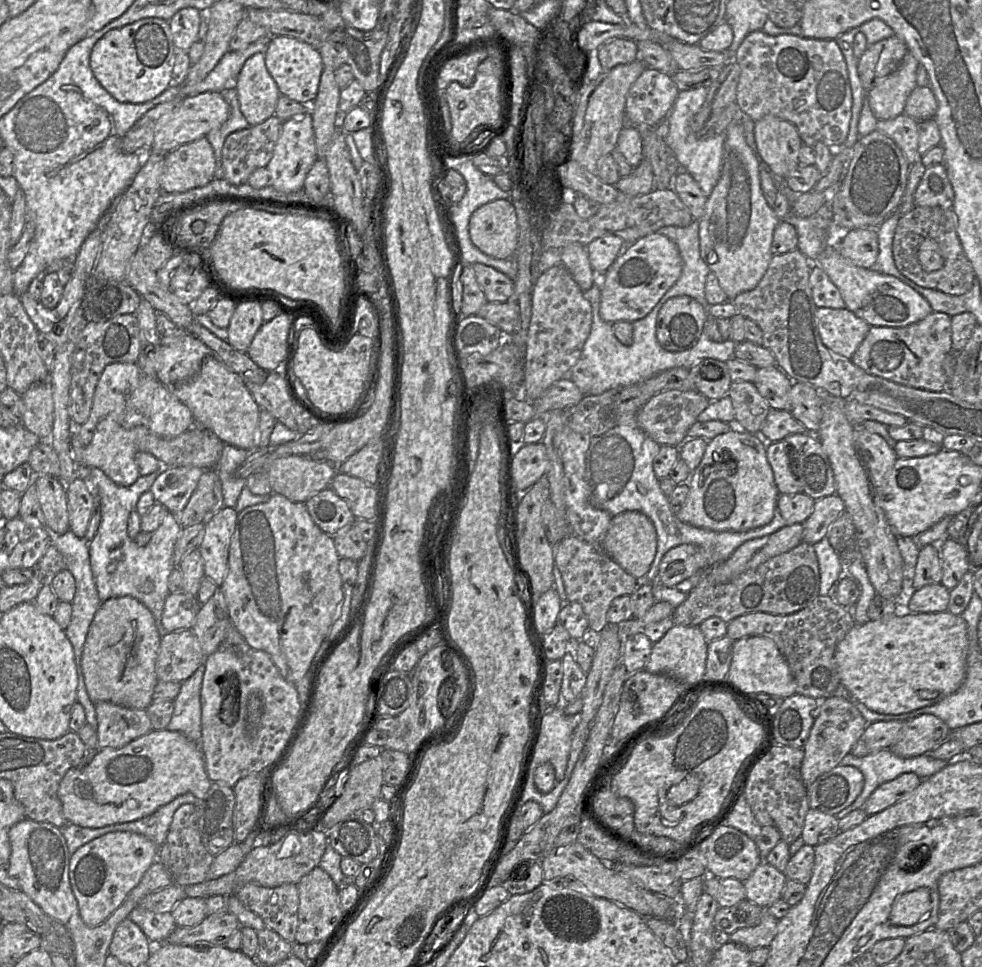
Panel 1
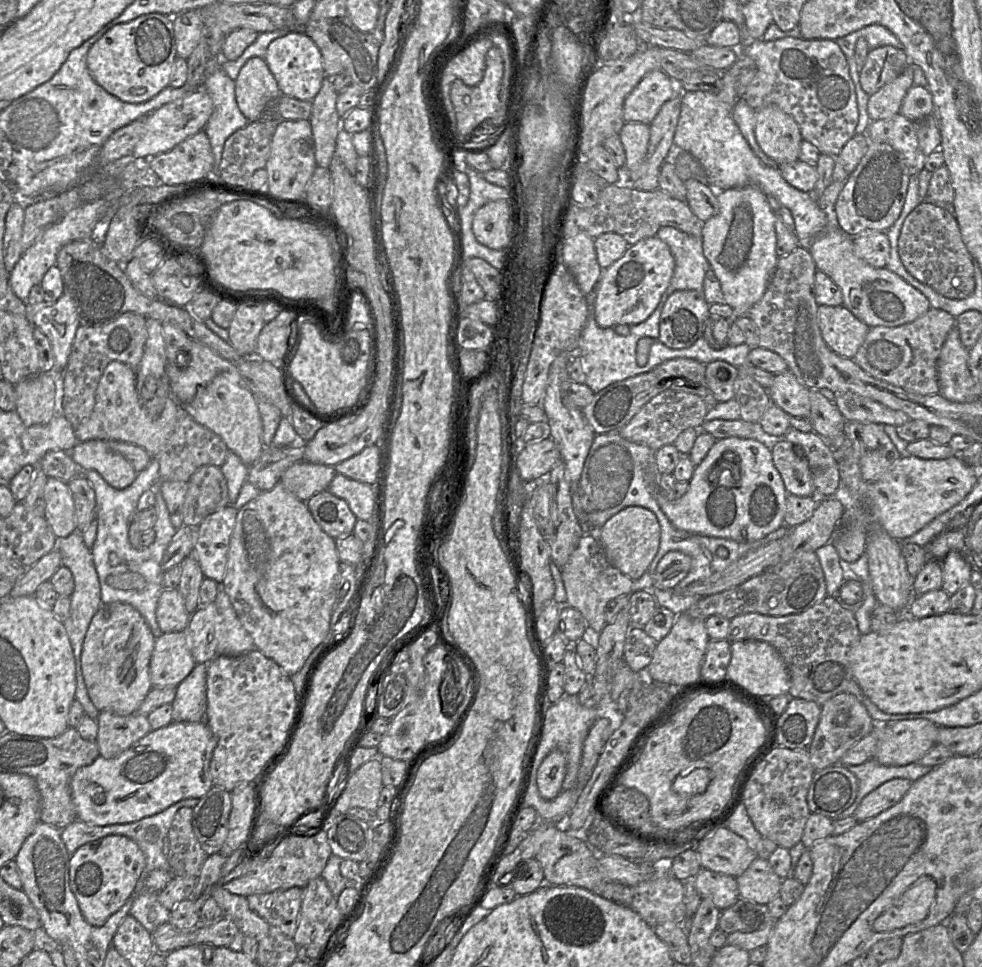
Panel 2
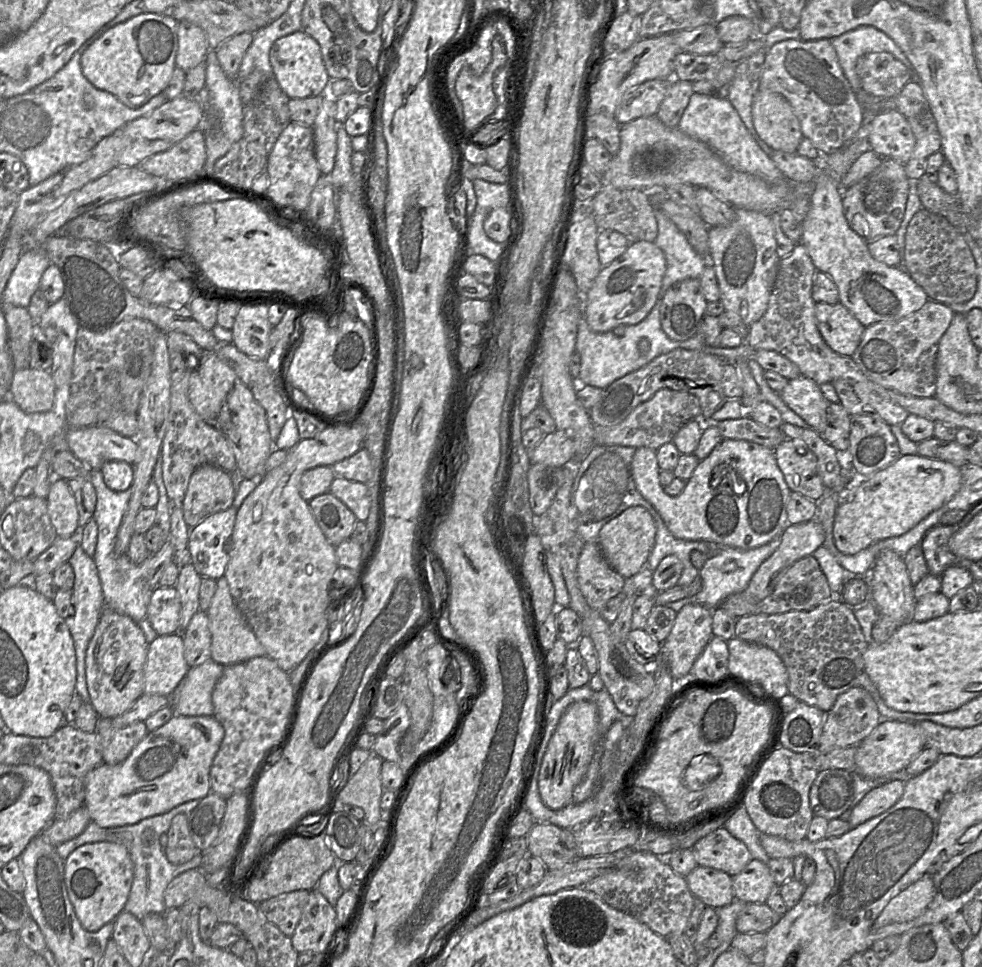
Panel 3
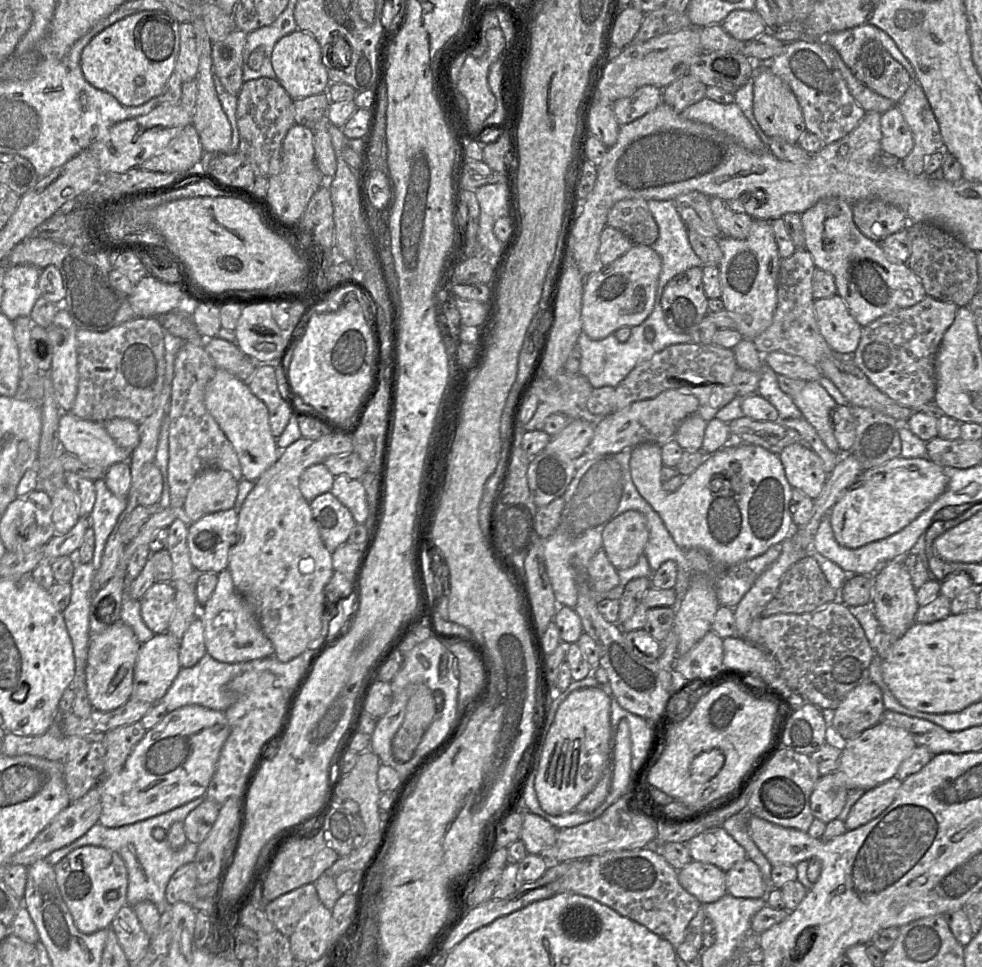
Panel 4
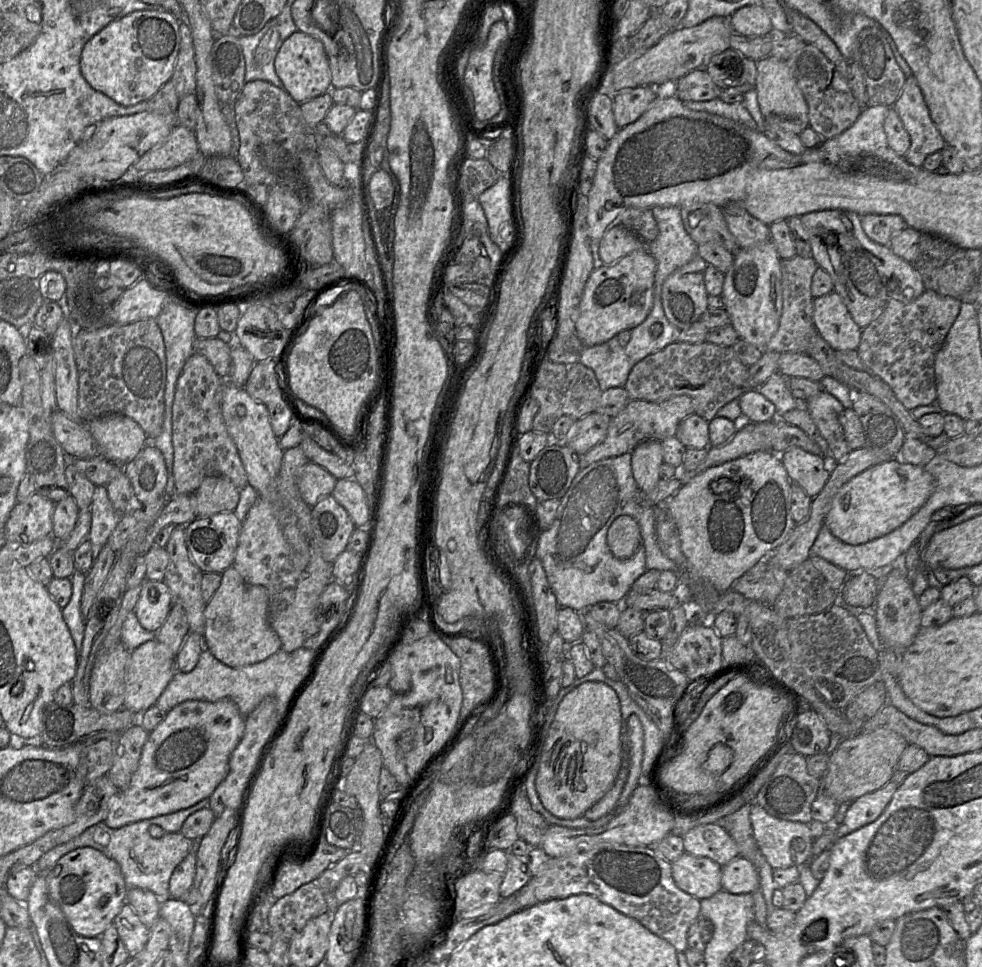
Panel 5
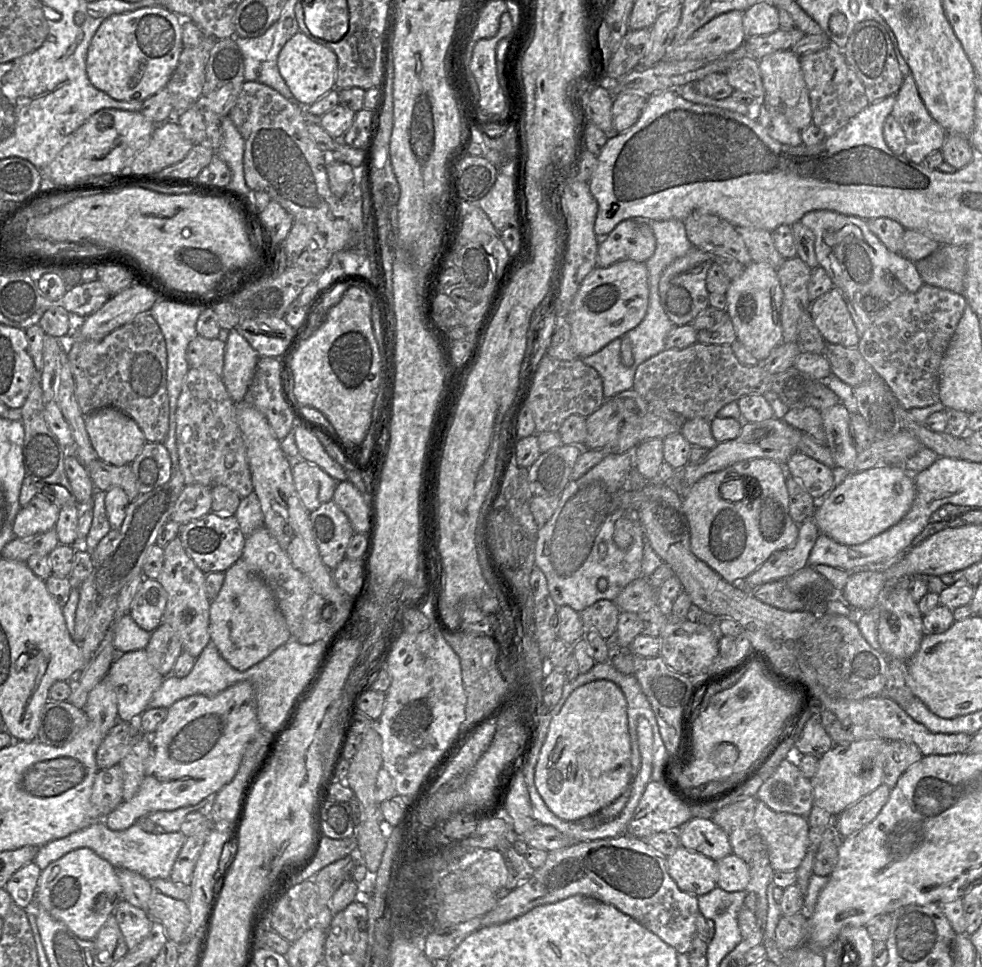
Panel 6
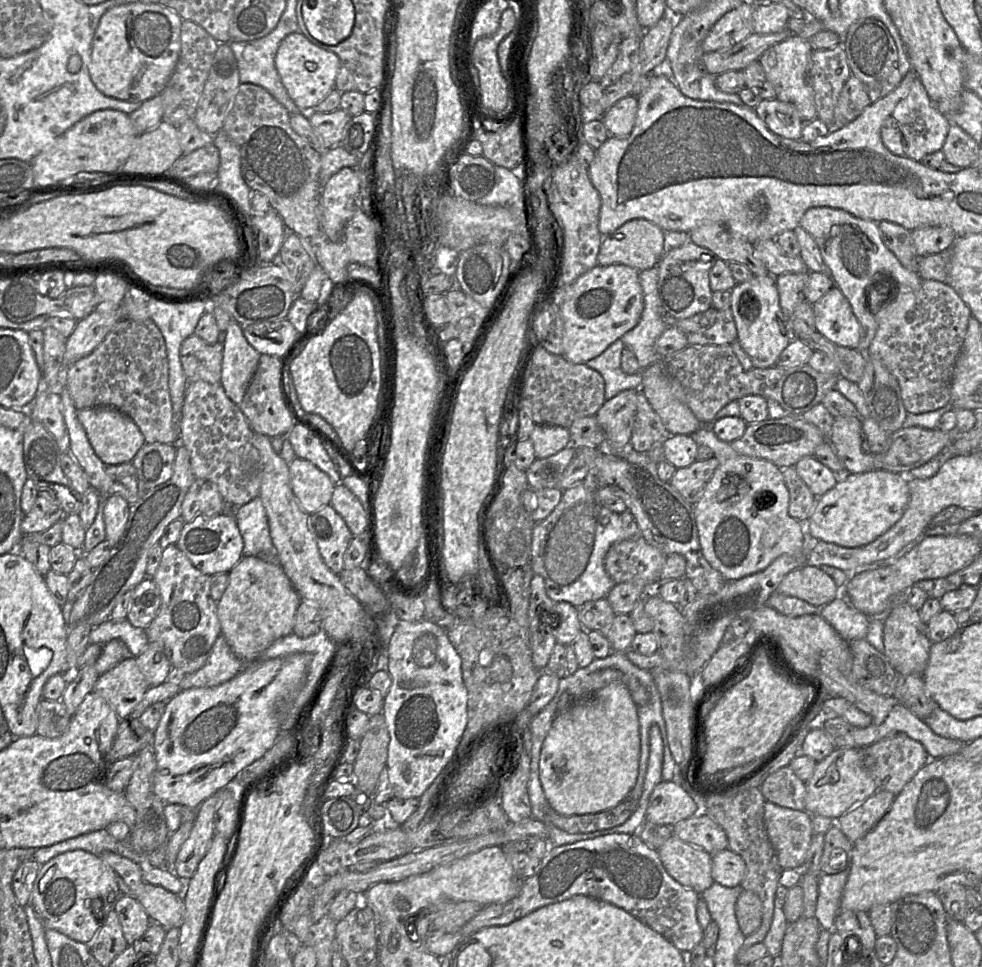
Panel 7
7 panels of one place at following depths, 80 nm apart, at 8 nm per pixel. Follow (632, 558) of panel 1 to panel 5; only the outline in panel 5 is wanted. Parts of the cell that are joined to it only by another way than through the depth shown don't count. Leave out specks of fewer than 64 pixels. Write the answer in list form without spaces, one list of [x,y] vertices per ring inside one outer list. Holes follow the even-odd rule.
[[[629,515],[617,517],[607,531],[607,545],[619,560],[631,558],[642,544],[638,523]]]

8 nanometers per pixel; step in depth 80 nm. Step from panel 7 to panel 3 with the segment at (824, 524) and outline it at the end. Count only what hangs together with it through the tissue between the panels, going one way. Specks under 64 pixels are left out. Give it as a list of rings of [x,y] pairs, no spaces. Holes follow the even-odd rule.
[[[918,454],[901,455],[887,468],[869,478],[859,478],[848,491],[848,496],[837,507],[833,538],[836,548],[845,555],[855,555],[868,546],[887,538],[901,536],[914,528],[933,511],[949,502],[962,485],[961,467]]]

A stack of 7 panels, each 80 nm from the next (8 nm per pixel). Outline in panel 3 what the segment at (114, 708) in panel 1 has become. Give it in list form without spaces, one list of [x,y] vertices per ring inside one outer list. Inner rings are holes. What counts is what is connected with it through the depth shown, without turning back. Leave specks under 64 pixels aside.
[[[100,718],[96,733],[101,738],[103,761],[117,765],[125,761],[135,746],[149,733],[145,722],[134,722],[123,728],[114,728],[112,718]]]

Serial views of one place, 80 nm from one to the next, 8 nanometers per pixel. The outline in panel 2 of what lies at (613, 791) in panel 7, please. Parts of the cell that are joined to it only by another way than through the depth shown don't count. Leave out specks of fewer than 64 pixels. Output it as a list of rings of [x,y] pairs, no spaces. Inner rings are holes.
[[[554,750],[544,758],[536,777],[540,795],[544,799],[552,800],[561,793],[566,770],[567,761],[560,750]]]

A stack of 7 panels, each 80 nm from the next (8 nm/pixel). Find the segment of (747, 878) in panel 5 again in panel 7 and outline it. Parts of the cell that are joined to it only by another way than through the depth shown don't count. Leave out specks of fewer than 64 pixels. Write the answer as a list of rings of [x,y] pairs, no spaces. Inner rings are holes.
[[[729,848],[712,856],[712,877],[715,882],[726,886],[740,885],[746,874],[743,858]]]

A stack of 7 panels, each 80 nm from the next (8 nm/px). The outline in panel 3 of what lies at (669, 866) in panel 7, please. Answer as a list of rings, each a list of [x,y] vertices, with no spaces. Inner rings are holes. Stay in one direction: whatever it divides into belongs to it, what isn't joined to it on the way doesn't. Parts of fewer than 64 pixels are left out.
[[[697,865],[685,880],[693,896],[707,907],[718,909],[735,900],[732,877],[723,871]]]

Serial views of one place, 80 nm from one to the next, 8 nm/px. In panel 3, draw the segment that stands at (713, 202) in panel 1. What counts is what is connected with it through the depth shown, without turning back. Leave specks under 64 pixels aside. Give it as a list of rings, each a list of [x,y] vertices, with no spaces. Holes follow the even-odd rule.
[[[738,208],[731,224],[709,228],[708,239],[709,262],[715,269],[720,301],[725,310],[739,315],[750,326],[768,308],[780,262],[771,215]]]

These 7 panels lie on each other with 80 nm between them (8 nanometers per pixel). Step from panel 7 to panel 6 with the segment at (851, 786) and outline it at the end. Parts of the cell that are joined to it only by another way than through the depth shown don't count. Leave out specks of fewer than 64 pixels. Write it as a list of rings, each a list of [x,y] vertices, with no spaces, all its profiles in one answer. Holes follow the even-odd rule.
[[[869,739],[834,745],[819,759],[819,767],[812,777],[814,806],[839,816],[846,808],[867,796],[883,784],[886,746],[888,741]]]

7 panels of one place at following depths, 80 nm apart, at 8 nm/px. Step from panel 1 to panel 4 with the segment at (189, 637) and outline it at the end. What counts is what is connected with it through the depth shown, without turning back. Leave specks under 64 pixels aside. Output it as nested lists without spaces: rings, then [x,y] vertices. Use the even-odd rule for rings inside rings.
[[[168,633],[155,634],[141,645],[133,673],[132,699],[157,703],[181,670],[180,641]]]

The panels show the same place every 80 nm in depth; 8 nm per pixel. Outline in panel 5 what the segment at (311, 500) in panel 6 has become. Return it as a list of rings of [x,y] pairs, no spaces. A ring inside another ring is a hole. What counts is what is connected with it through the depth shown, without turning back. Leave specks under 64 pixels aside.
[[[308,461],[297,474],[300,497],[308,506],[314,507],[320,499],[331,495],[336,480],[323,467]]]

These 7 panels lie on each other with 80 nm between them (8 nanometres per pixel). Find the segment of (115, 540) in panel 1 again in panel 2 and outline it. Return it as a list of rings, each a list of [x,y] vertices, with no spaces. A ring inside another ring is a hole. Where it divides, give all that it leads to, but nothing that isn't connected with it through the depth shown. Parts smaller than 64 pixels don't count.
[[[152,458],[147,468],[139,472],[134,482],[127,488],[119,490],[109,485],[95,470],[84,472],[96,495],[96,514],[98,528],[93,547],[90,549],[98,574],[102,604],[122,602],[133,606],[144,618],[155,639],[164,633],[157,619],[156,608],[159,597],[164,590],[164,571],[161,567],[162,558],[177,529],[171,522],[171,517],[165,500],[159,488],[160,464],[157,458]],[[149,489],[155,489],[155,506],[158,519],[154,526],[156,533],[154,542],[148,547],[134,548],[129,541],[130,523],[135,519],[140,496]]]

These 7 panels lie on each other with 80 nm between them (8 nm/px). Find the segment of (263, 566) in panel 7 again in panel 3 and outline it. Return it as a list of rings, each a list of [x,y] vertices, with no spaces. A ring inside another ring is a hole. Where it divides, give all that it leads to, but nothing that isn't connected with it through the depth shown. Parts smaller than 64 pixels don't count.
[[[224,575],[217,580],[217,589],[206,611],[211,633],[211,659],[223,666],[244,662],[254,657],[266,656],[263,645],[258,641],[233,600]]]

